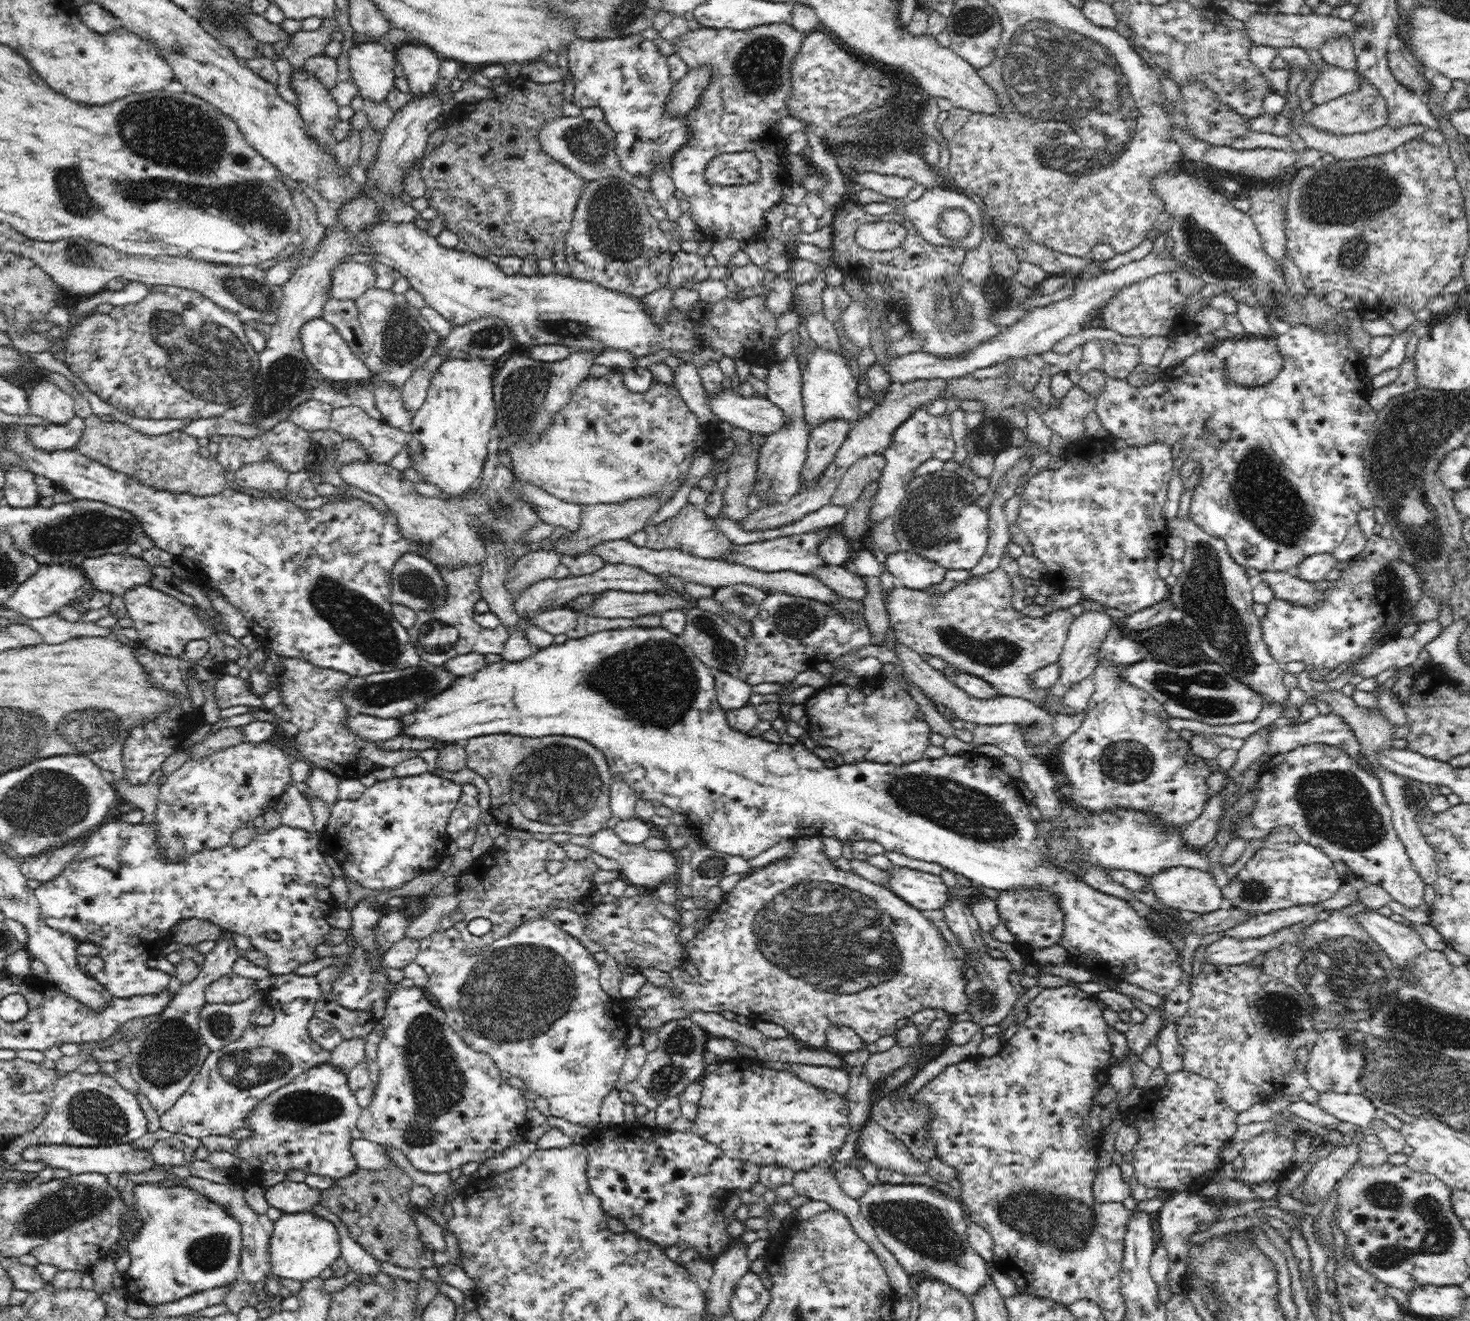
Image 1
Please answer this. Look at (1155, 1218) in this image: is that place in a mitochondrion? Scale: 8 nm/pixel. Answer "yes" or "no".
no

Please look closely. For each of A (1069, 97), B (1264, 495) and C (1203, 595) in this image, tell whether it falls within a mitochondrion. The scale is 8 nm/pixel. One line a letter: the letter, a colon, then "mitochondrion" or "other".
A: mitochondrion
B: mitochondrion
C: mitochondrion

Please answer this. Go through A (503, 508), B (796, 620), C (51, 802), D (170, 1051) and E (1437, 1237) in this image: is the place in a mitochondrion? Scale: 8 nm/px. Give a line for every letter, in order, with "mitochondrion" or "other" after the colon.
A: mitochondrion
B: mitochondrion
C: mitochondrion
D: mitochondrion
E: mitochondrion

